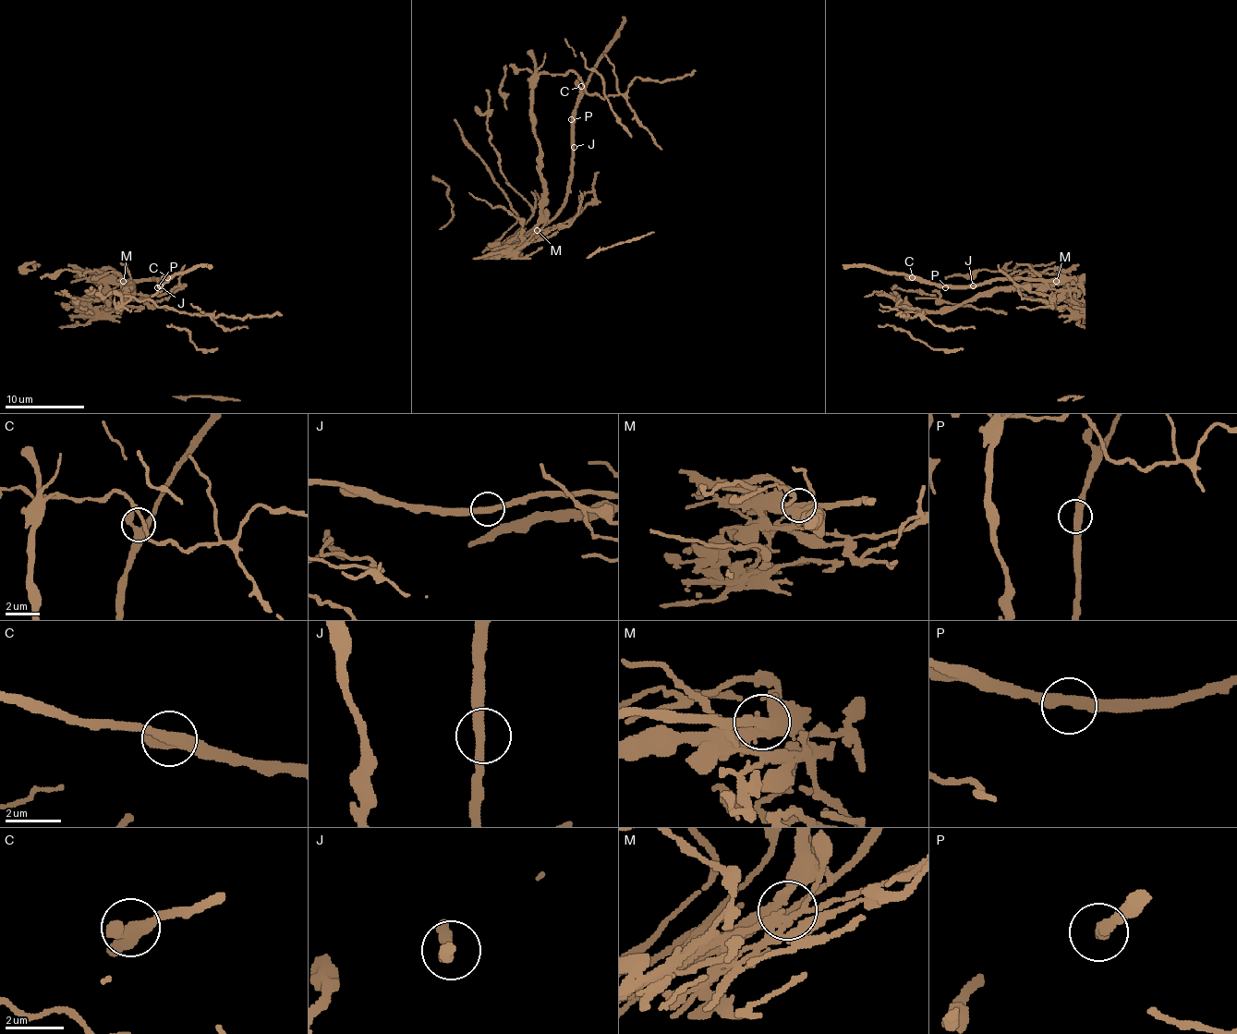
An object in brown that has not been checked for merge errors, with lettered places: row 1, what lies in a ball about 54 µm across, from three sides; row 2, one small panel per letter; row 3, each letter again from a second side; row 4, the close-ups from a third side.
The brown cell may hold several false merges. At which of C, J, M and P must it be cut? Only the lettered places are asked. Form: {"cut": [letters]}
{"cut": ["M"]}

